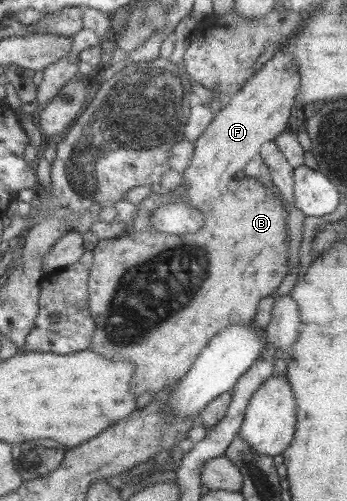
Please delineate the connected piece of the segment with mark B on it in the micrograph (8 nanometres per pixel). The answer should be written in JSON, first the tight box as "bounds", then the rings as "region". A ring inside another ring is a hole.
{"bounds":[87,176,290,399],"region":[[[249,176],[235,178],[228,183],[227,189],[218,198],[194,208],[203,216],[203,225],[195,233],[173,235],[155,231],[131,232],[113,239],[100,239],[92,249],[92,264],[88,268],[87,280],[89,314],[95,323],[91,349],[103,355],[105,359],[132,363],[134,371],[129,391],[137,399],[147,391],[152,396],[161,391],[165,385],[176,384],[187,373],[211,337],[225,327],[249,325],[255,316],[257,301],[265,295],[272,296],[288,271],[290,241],[285,225],[287,212],[271,188]],[[171,289],[173,289],[173,309],[167,307],[167,315],[163,321],[163,305],[171,305]],[[139,309],[151,311],[153,315],[139,315]]]}

